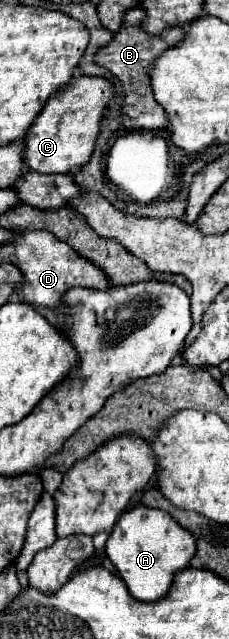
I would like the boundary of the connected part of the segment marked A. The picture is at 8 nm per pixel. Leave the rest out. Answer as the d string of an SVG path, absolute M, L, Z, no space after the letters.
M138 504L116 520L106 540L106 554L124 580L128 592L142 602L160 600L172 584L174 572L186 568L196 554L194 536L182 528L168 512Z

